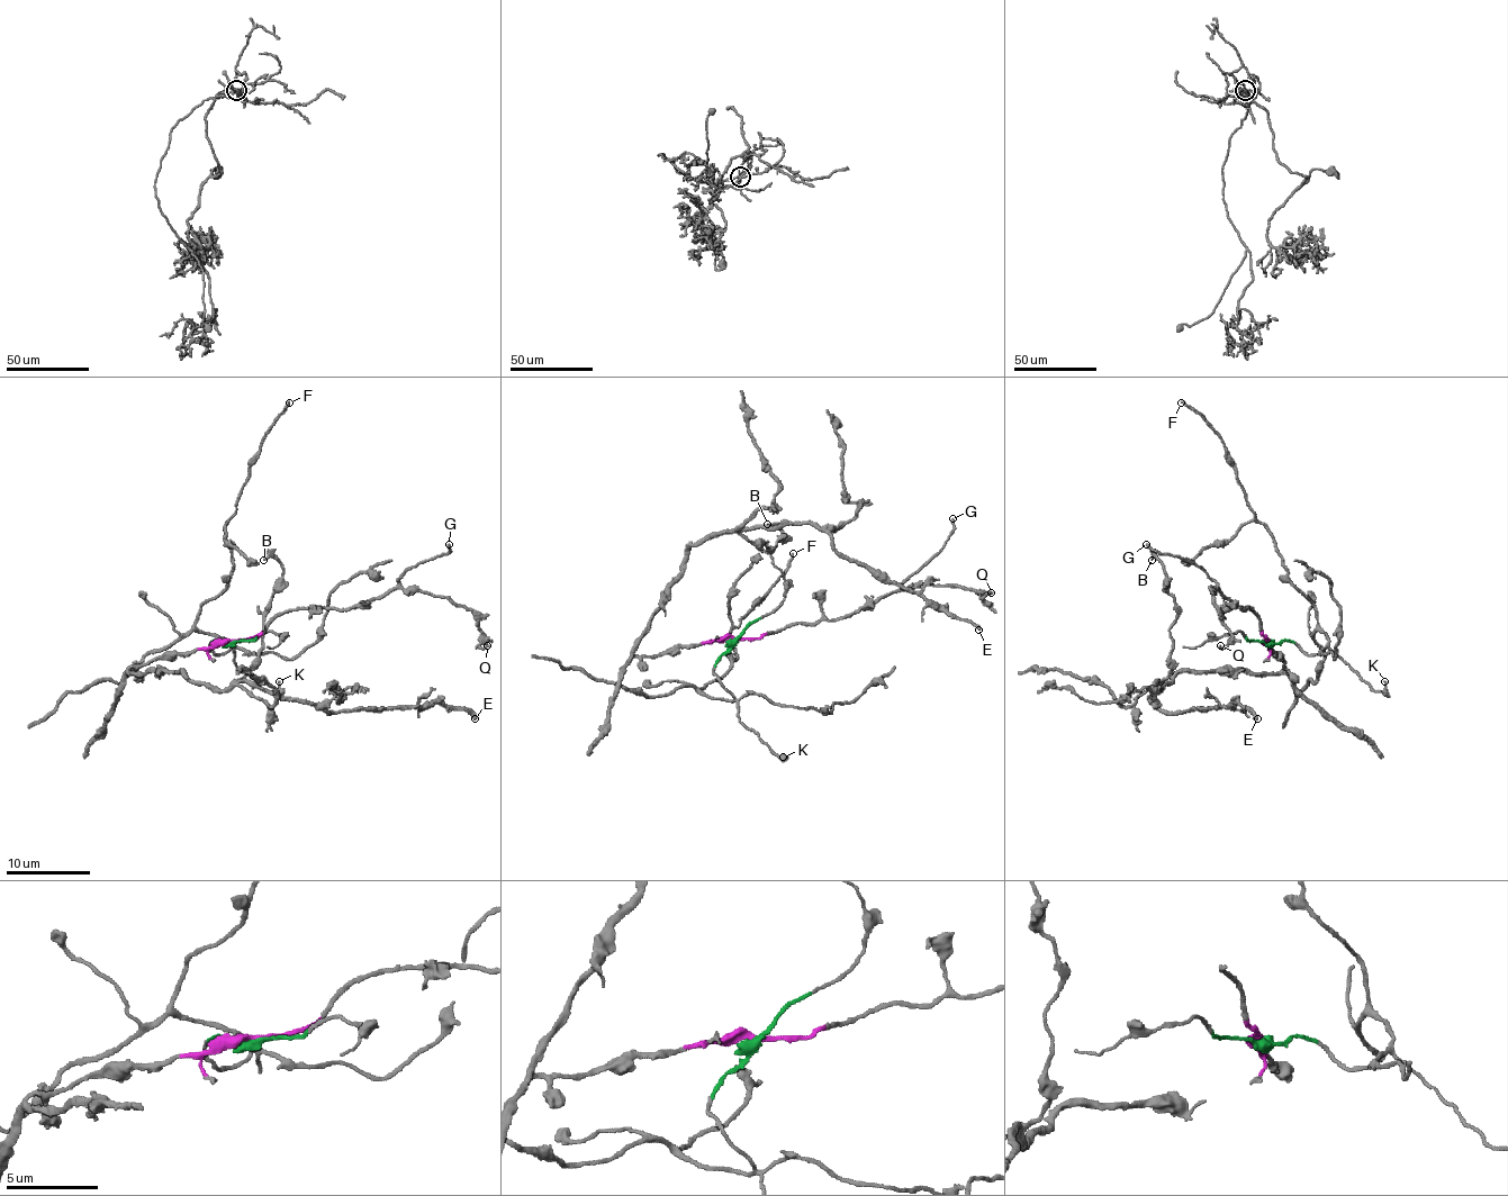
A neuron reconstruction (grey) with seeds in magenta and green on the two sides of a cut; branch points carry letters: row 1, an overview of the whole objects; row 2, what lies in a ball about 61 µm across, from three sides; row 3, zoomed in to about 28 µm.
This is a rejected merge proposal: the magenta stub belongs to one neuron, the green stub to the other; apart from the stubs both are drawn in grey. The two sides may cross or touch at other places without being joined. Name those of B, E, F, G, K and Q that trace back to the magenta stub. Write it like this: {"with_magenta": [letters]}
{"with_magenta": ["B", "E", "G", "Q"]}

